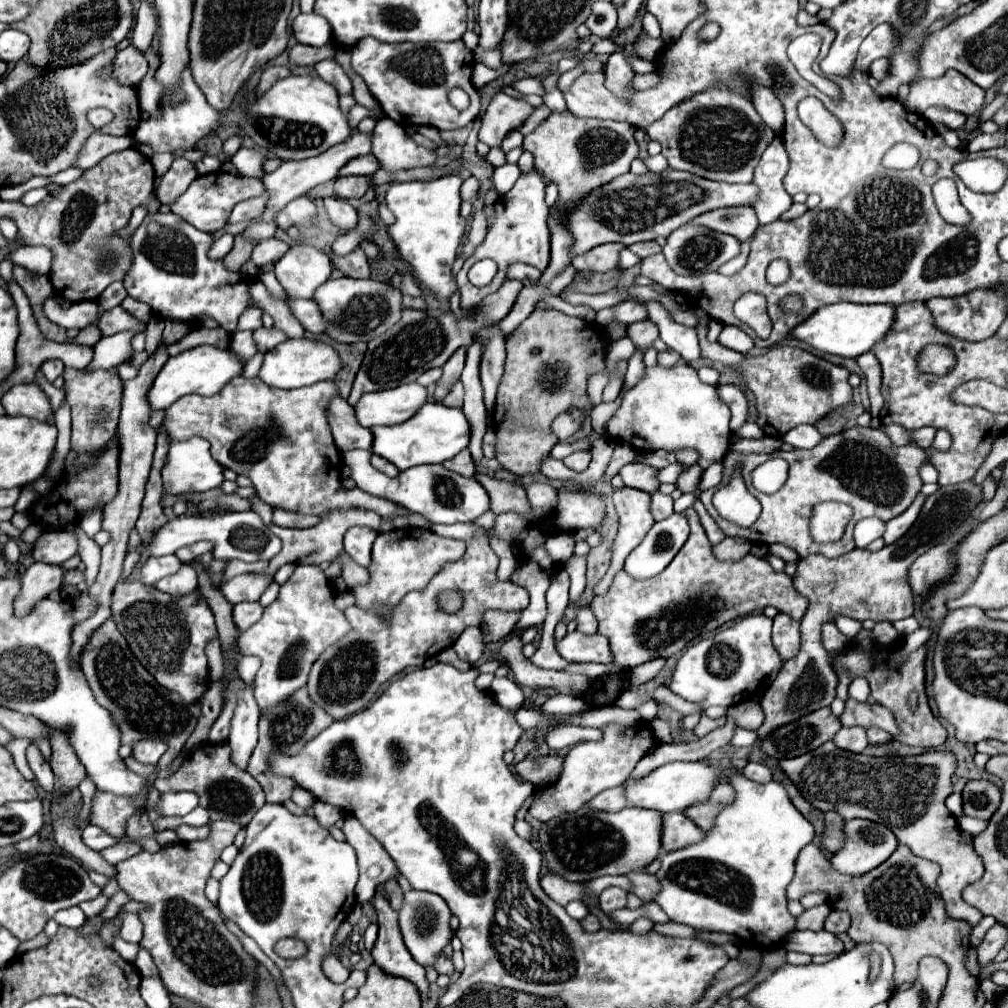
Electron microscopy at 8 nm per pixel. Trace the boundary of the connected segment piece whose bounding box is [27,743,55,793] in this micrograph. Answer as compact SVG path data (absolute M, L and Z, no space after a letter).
M31 743L29 745L29 749L27 749L27 761L29 761L29 767L33 769L33 773L35 773L35 779L37 779L37 785L43 789L43 791L47 791L47 793L51 793L53 791L53 771L51 771L51 767L49 767L49 763L43 759L43 755L41 755L41 751Z

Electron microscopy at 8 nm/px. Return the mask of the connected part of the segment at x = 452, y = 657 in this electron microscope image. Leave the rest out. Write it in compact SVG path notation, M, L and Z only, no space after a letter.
M449 647L449 649L441 651L441 653L437 655L437 661L445 661L445 663L453 665L453 667L455 667L455 669L459 669L459 671L467 671L467 669L471 669L471 665L469 665L467 661L461 661L461 659L457 657L457 653L453 651L453 647Z

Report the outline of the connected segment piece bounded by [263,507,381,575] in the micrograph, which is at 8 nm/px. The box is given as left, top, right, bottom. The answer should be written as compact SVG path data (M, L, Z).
M335 509L335 511L327 511L321 515L321 521L315 527L309 529L285 529L285 527L277 527L277 525L269 525L271 533L277 533L277 537L283 541L283 549L269 561L269 567L263 571L267 575L275 575L275 571L285 565L285 563L297 563L297 565L319 565L323 561L333 561L335 555L341 553L341 539L345 535L345 531L349 527L355 525L363 525L363 527L371 527L375 531L379 531L379 523L381 517L375 511L369 509Z

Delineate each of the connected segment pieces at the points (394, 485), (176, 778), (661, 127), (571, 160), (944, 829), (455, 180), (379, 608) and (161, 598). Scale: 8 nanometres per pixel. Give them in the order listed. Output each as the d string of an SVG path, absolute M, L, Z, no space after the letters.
M351 449L345 451L341 457L343 465L351 469L351 479L357 483L359 489L363 489L369 495L383 497L397 505L403 505L413 513L423 515L431 523L475 521L479 515L483 515L489 509L487 491L479 481L475 481L475 477L463 477L459 473L445 469L443 465L417 465L415 469L401 471L397 477L387 477L369 463L371 451Z
M203 743L199 745L199 749L195 749L195 753L191 753L191 757L187 757L179 771L175 775L171 775L169 779L157 779L155 787L161 793L167 791L193 791L199 795L199 805L205 807L211 813L211 819L227 819L227 821L235 821L241 827L245 827L251 817L265 805L265 793L261 789L261 785L247 773L239 773L239 769L235 769L229 763L229 749L227 743L223 745L211 745L211 743Z
M725 83L695 93L671 107L659 121L647 127L647 135L661 143L661 153L667 157L671 169L725 183L751 183L761 153L775 139L775 131L765 125L751 99L747 101L747 97Z
M569 109L551 111L551 115L523 139L523 149L535 157L535 169L539 169L549 181L559 187L559 211L571 209L575 201L581 201L591 189L605 185L607 181L629 171L631 161L639 157L639 147L633 139L635 127L617 121L577 117Z
M829 741L807 755L781 759L779 767L815 809L823 813L835 811L843 819L861 817L885 823L901 845L907 845L923 859L935 861L941 867L937 885L939 895L945 901L947 915L975 927L983 919L983 913L963 901L963 889L981 879L983 863L977 853L973 853L973 845L963 843L957 819L945 807L945 799L951 795L951 775L955 771L955 763L955 755L949 751L931 751L917 757L867 757L837 749L835 743Z
M445 175L431 181L395 183L385 195L387 207L397 217L395 225L389 227L391 239L395 241L401 259L411 265L411 271L419 283L427 287L437 299L449 299L457 289L451 277L451 267L457 259L457 249L467 223L459 215L461 185L463 179L459 175Z
M405 527L405 529L393 529L387 533L379 533L373 543L371 553L371 565L369 569L369 581L365 585L357 585L351 589L355 597L355 605L365 611L373 611L381 619L391 617L391 609L411 591L425 589L427 583L447 565L453 561L459 561L465 553L465 543L455 539L439 537L437 533L429 529L417 529L417 527Z
M139 579L131 583L121 581L115 587L111 611L129 649L161 687L179 693L185 703L195 703L203 697L211 683L205 643L217 633L217 629L213 613L197 589L187 595L169 595L141 583Z

